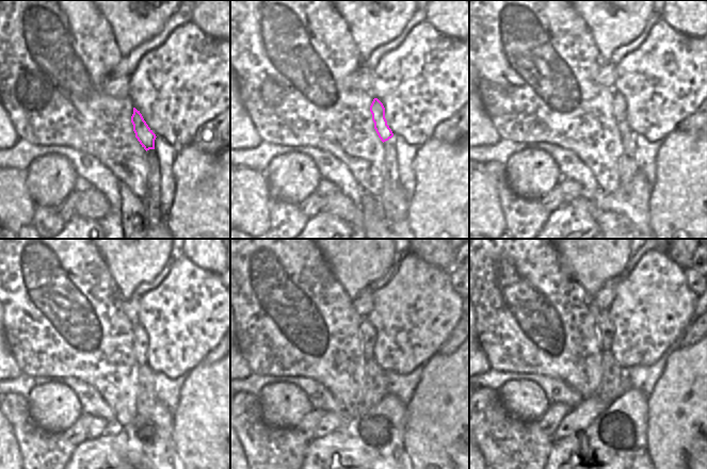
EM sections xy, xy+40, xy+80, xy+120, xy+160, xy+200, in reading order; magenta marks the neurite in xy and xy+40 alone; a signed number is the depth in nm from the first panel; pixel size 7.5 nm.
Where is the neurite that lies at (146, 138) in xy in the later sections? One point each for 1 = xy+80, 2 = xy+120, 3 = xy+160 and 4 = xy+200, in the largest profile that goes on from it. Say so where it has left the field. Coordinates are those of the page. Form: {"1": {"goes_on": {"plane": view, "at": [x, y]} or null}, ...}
{"1": {"goes_on": {"plane": "xy+80", "at": [619, 102]}}, "2": {"goes_on": {"plane": "xy+120", "at": [140, 337]}}, "3": {"goes_on": {"plane": "xy+160", "at": [367, 330]}}, "4": {"goes_on": {"plane": "xy+200", "at": [606, 329]}}}

